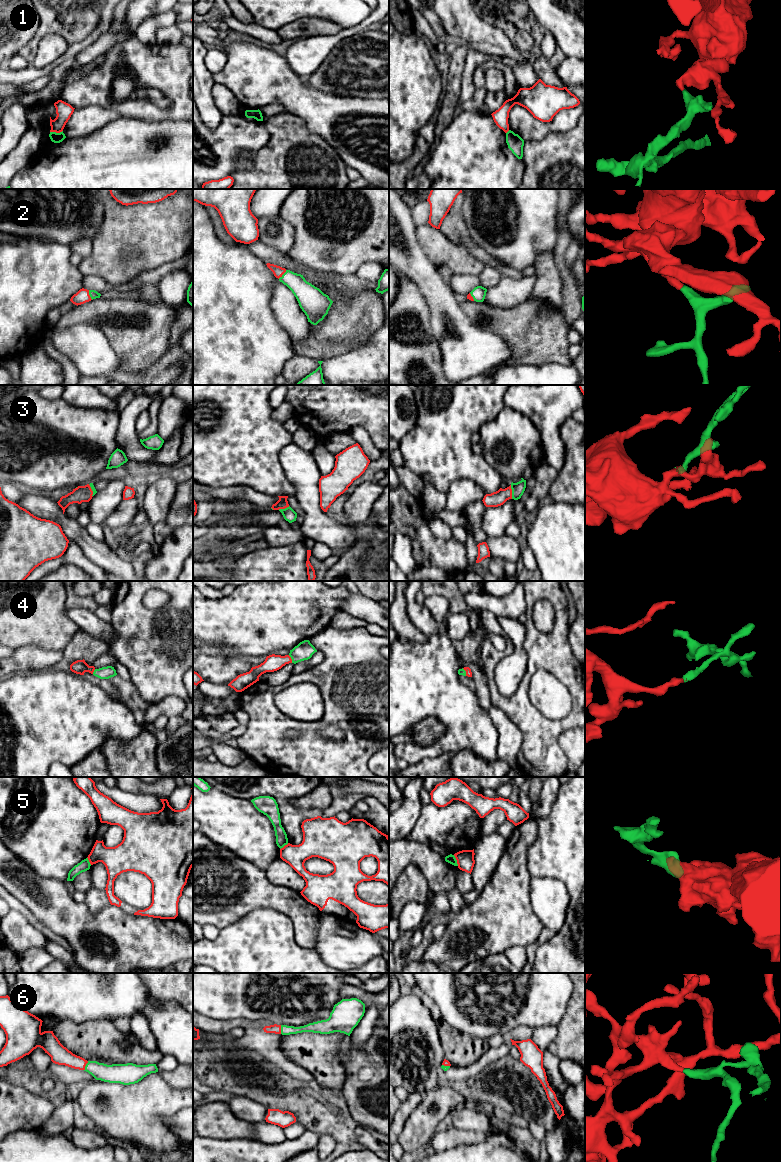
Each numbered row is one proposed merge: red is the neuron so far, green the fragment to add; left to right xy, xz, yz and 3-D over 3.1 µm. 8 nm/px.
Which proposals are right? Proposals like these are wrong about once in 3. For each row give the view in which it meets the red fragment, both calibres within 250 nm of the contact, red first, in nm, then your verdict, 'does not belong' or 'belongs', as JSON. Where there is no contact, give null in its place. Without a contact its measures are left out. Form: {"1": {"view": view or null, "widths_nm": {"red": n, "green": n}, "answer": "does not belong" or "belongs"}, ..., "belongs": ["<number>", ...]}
{"1": {"view": "xy", "widths_nm": {"red": 130, "green": 80}, "answer": "does not belong"}, "2": {"view": "xy", "widths_nm": {"red": 110, "green": 70}, "answer": "belongs"}, "3": {"view": "yz", "widths_nm": {"red": 120, "green": 100}, "answer": "belongs"}, "4": {"view": "xz", "widths_nm": {"red": 130, "green": 150}, "answer": "belongs"}, "5": {"view": "yz", "widths_nm": {"red": 140, "green": 70}, "answer": "does not belong"}, "6": {"view": "xy", "widths_nm": {"red": 150, "green": 160}, "answer": "belongs"}, "belongs": ["2", "3", "4", "6"]}

